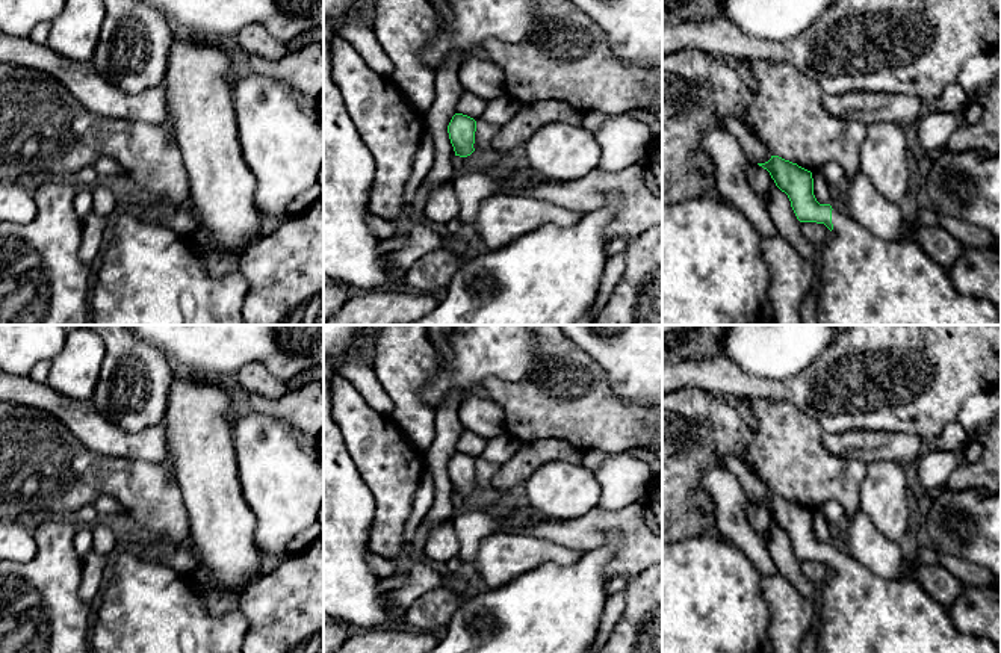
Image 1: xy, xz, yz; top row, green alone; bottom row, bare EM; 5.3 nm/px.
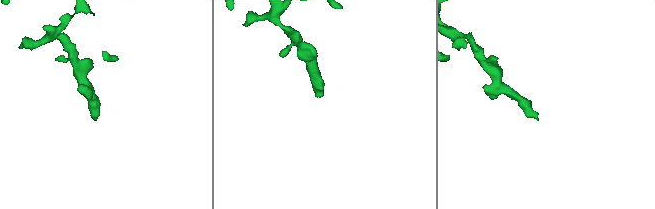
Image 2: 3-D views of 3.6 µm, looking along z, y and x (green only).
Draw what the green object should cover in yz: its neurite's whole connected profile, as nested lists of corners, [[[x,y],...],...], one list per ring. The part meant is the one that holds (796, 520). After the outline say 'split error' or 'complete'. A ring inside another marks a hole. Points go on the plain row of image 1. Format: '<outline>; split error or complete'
[[[771,494],[768,500],[758,503],[767,508],[776,525],[788,534],[800,561],[824,562],[830,568],[830,574],[823,583],[817,653],[1001,653],[987,638],[963,635],[956,629],[948,608],[931,599],[915,580],[913,561],[903,558],[901,574],[898,577],[879,576],[848,552],[836,550],[830,543],[820,543],[814,534],[810,509],[779,494]]]; split error

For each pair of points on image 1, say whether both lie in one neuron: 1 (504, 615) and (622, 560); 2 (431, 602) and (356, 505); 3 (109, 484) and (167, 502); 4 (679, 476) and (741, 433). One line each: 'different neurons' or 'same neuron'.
1: different neurons
2: different neurons
3: same neuron
4: same neuron

